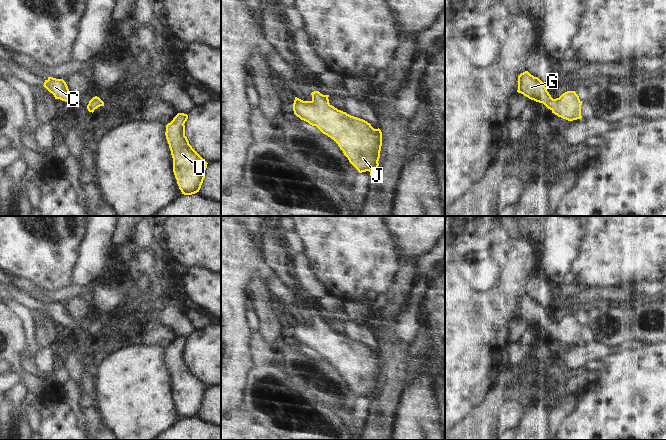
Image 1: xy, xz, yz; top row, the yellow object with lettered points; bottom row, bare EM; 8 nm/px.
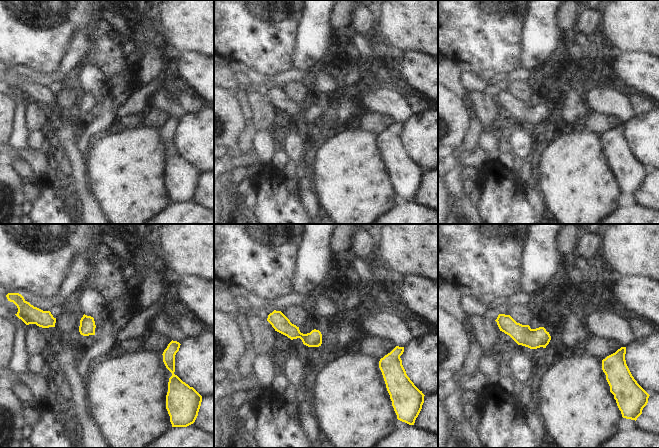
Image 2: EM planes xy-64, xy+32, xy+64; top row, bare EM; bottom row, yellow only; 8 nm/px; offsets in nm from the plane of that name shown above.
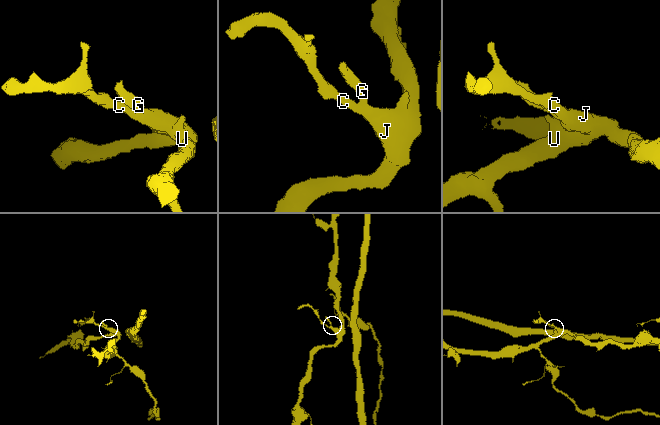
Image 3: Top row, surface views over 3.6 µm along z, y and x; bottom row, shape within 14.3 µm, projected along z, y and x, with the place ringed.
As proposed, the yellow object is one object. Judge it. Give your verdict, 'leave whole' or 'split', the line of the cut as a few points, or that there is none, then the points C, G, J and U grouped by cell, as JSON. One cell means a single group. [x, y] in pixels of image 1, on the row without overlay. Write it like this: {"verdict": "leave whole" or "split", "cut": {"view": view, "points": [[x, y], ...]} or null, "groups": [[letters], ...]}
{"verdict": "leave whole", "cut": null, "groups": [["C", "G", "J", "U"]]}

